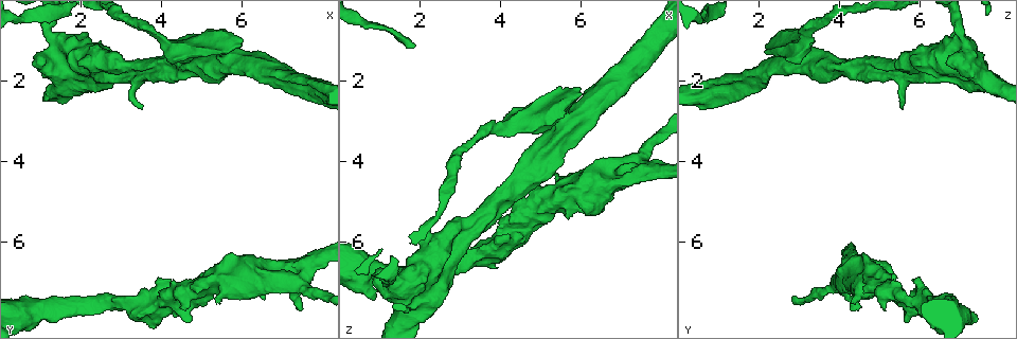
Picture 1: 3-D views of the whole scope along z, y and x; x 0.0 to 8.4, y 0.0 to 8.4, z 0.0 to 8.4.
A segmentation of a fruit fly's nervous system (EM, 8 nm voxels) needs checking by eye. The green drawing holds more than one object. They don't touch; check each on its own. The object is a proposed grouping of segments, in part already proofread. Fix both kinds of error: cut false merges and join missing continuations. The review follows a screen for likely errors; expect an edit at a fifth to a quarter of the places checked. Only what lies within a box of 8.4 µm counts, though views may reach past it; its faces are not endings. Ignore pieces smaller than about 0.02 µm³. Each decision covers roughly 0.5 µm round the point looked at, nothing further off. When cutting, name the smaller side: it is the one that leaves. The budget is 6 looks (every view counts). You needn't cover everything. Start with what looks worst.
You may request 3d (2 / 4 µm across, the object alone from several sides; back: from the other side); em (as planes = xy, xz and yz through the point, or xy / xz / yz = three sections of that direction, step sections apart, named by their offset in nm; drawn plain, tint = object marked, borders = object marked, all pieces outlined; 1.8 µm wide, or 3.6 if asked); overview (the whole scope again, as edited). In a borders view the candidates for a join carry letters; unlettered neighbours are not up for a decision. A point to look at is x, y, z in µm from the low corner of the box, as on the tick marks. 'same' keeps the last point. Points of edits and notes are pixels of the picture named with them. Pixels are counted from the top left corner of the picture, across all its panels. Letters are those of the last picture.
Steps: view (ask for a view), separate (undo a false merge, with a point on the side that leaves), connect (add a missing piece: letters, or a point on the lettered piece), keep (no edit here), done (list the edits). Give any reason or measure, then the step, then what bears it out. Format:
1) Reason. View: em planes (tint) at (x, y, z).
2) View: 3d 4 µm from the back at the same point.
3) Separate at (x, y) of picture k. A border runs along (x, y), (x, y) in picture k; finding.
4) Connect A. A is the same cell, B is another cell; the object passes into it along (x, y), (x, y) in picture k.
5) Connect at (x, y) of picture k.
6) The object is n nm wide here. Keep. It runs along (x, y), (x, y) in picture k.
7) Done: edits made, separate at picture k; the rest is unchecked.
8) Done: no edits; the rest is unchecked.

Arms part here. View: em planes (tint) at (5.50, 1.20, 2.80).

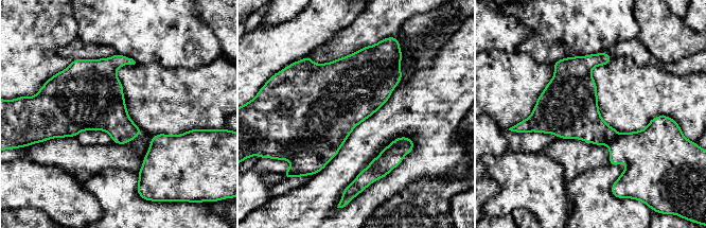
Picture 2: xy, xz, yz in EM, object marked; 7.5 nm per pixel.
View: em planes (borders) at the same point.

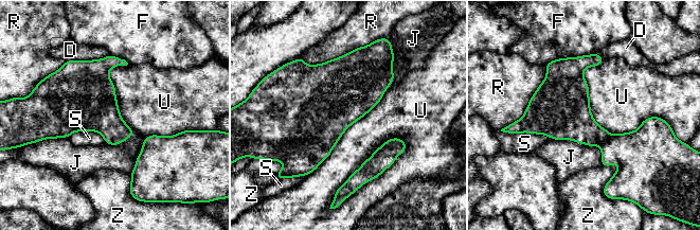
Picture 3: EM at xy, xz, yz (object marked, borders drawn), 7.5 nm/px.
Separate at (577, 124) of picture 3. D, F, J, R, S, U and Z are other cells; a border runs along (611, 135), (599, 145) in picture 3; a second cell is stuck on.

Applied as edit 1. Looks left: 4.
See it whole again. View: overview.

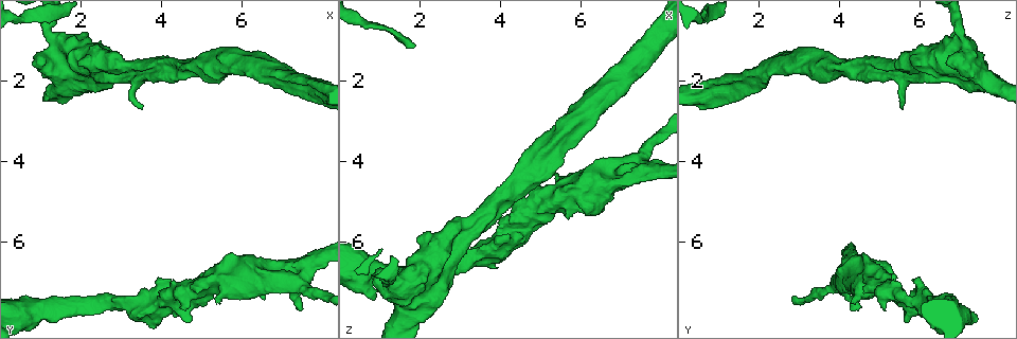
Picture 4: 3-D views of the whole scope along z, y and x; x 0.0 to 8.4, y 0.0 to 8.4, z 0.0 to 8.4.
A fork. View: 3d 2 µm at (3.35, 1.75, 5.75).

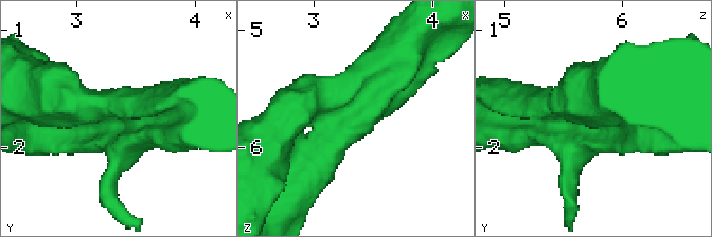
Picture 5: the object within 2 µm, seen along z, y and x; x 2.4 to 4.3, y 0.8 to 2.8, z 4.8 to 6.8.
Now the EM. View: em yz step 4 (tint) at (3.32, 1.78, 5.74).

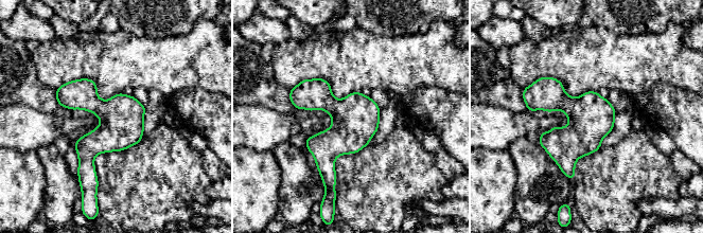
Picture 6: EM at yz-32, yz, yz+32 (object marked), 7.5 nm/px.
Cut it another way. View: em planes (borders) at the same point.

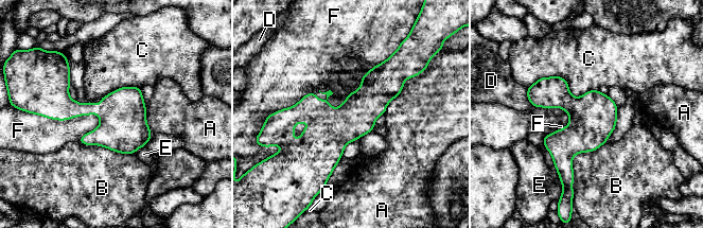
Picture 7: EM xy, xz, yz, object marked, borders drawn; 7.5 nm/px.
The object is 300 nm wide here. Keep. A, B, C, D, E and F are other cells; all the same cell.

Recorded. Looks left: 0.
Done: edits made, separate at picture 3; the rest is unchecked.

